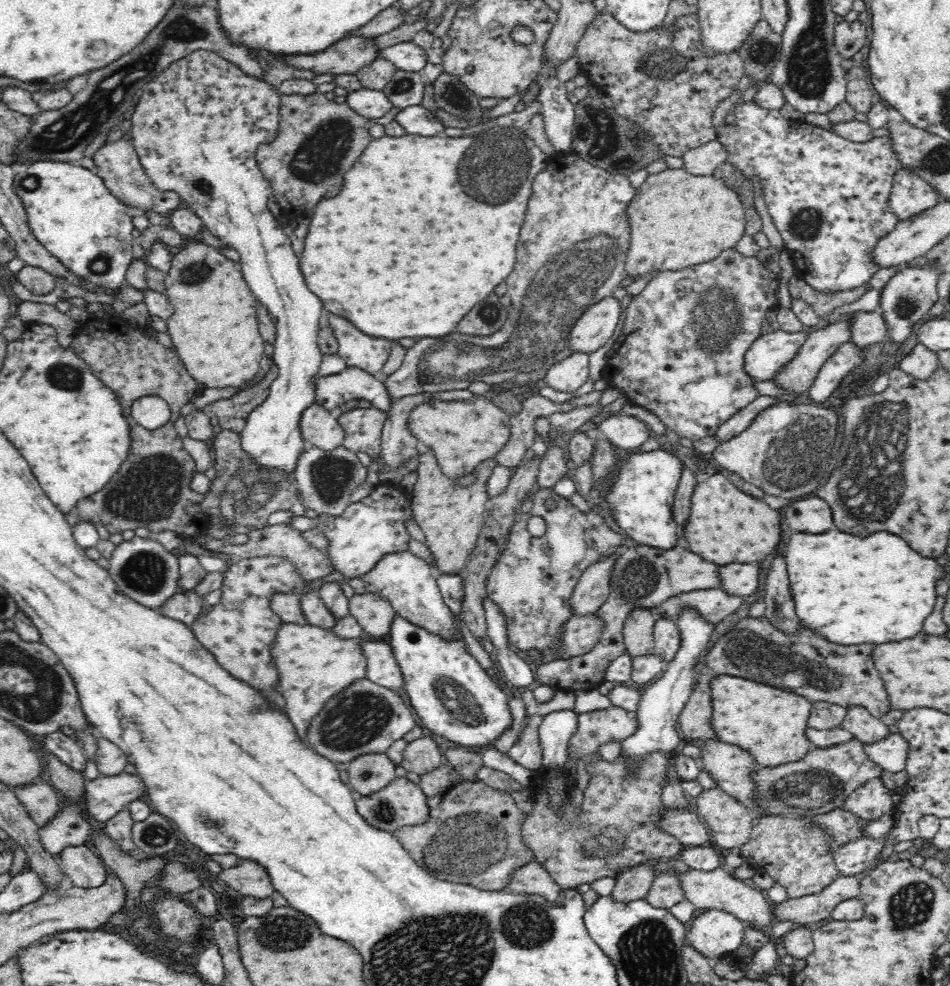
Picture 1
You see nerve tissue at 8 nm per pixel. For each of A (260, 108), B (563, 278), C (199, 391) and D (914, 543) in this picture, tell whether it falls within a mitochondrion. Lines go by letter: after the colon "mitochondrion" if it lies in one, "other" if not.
A: other
B: mitochondrion
C: other
D: other

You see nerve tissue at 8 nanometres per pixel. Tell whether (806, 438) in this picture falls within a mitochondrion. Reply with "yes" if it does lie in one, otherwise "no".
yes

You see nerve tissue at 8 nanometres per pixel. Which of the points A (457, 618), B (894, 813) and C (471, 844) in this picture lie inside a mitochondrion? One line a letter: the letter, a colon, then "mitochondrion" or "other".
A: other
B: other
C: mitochondrion

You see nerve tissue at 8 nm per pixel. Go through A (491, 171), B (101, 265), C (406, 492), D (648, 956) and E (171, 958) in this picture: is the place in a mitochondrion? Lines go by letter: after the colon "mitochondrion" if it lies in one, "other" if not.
A: mitochondrion
B: mitochondrion
C: other
D: mitochondrion
E: other

